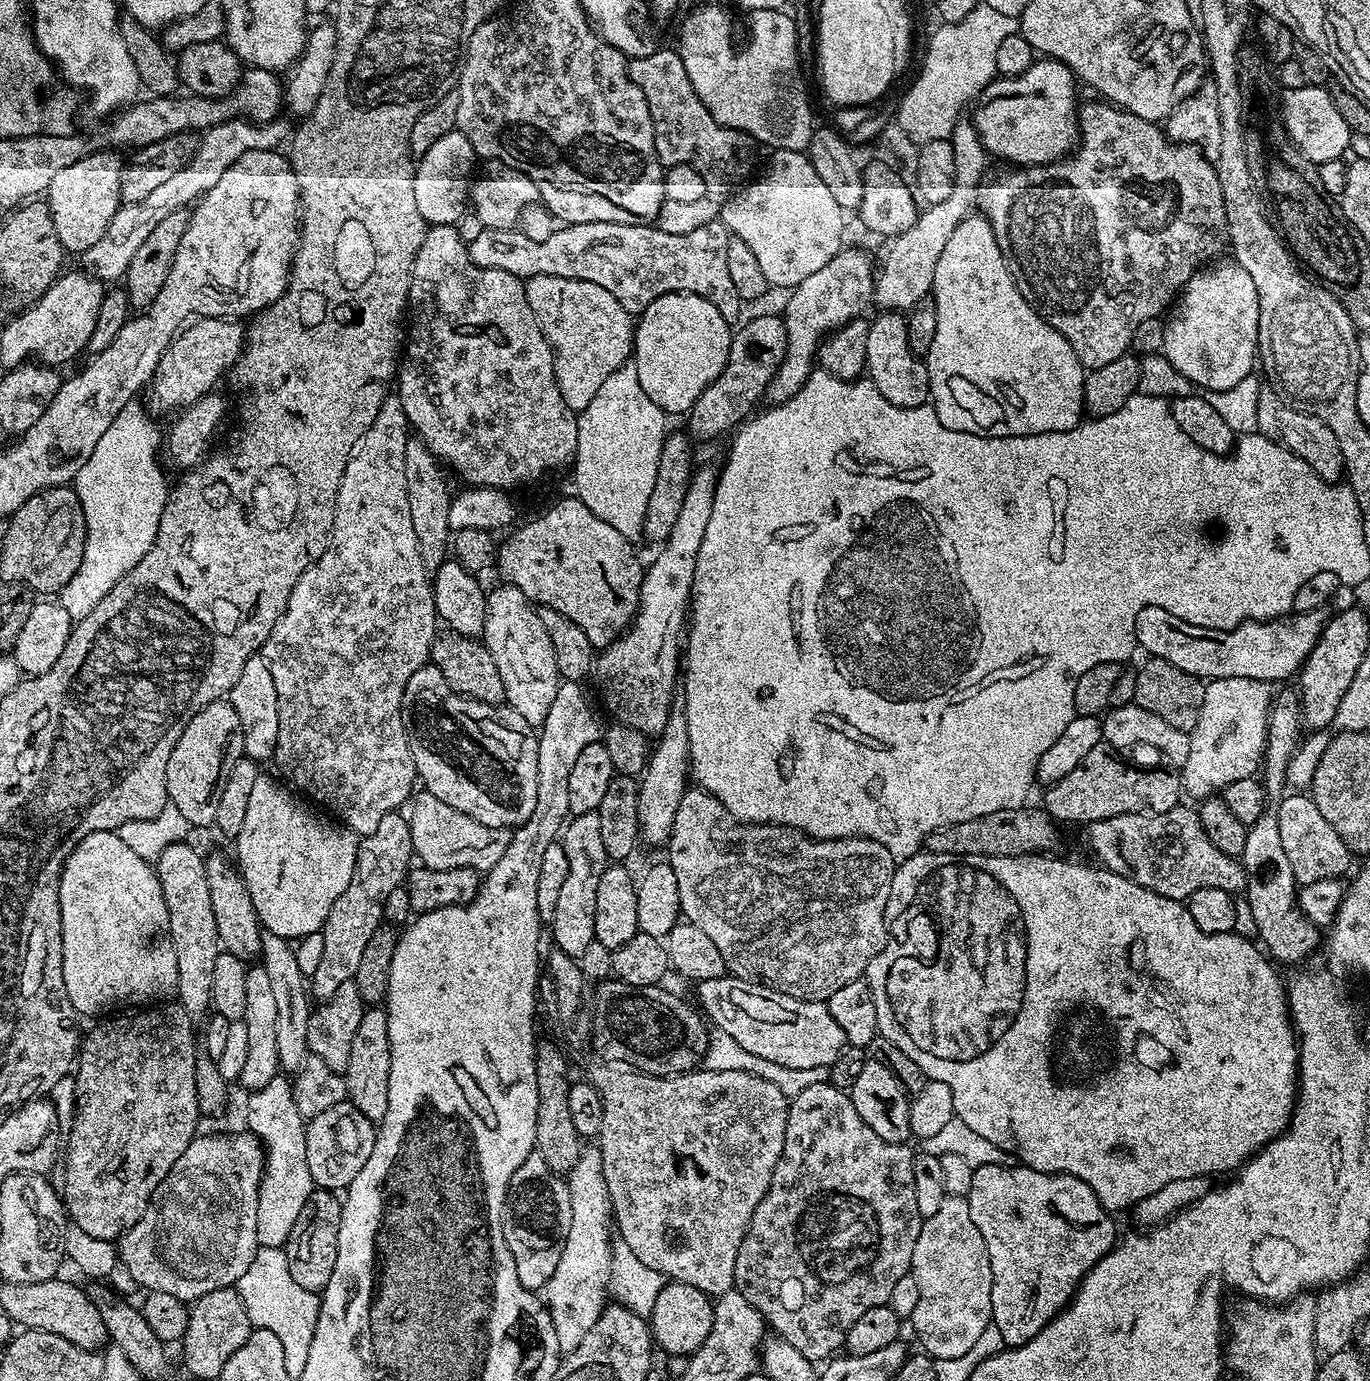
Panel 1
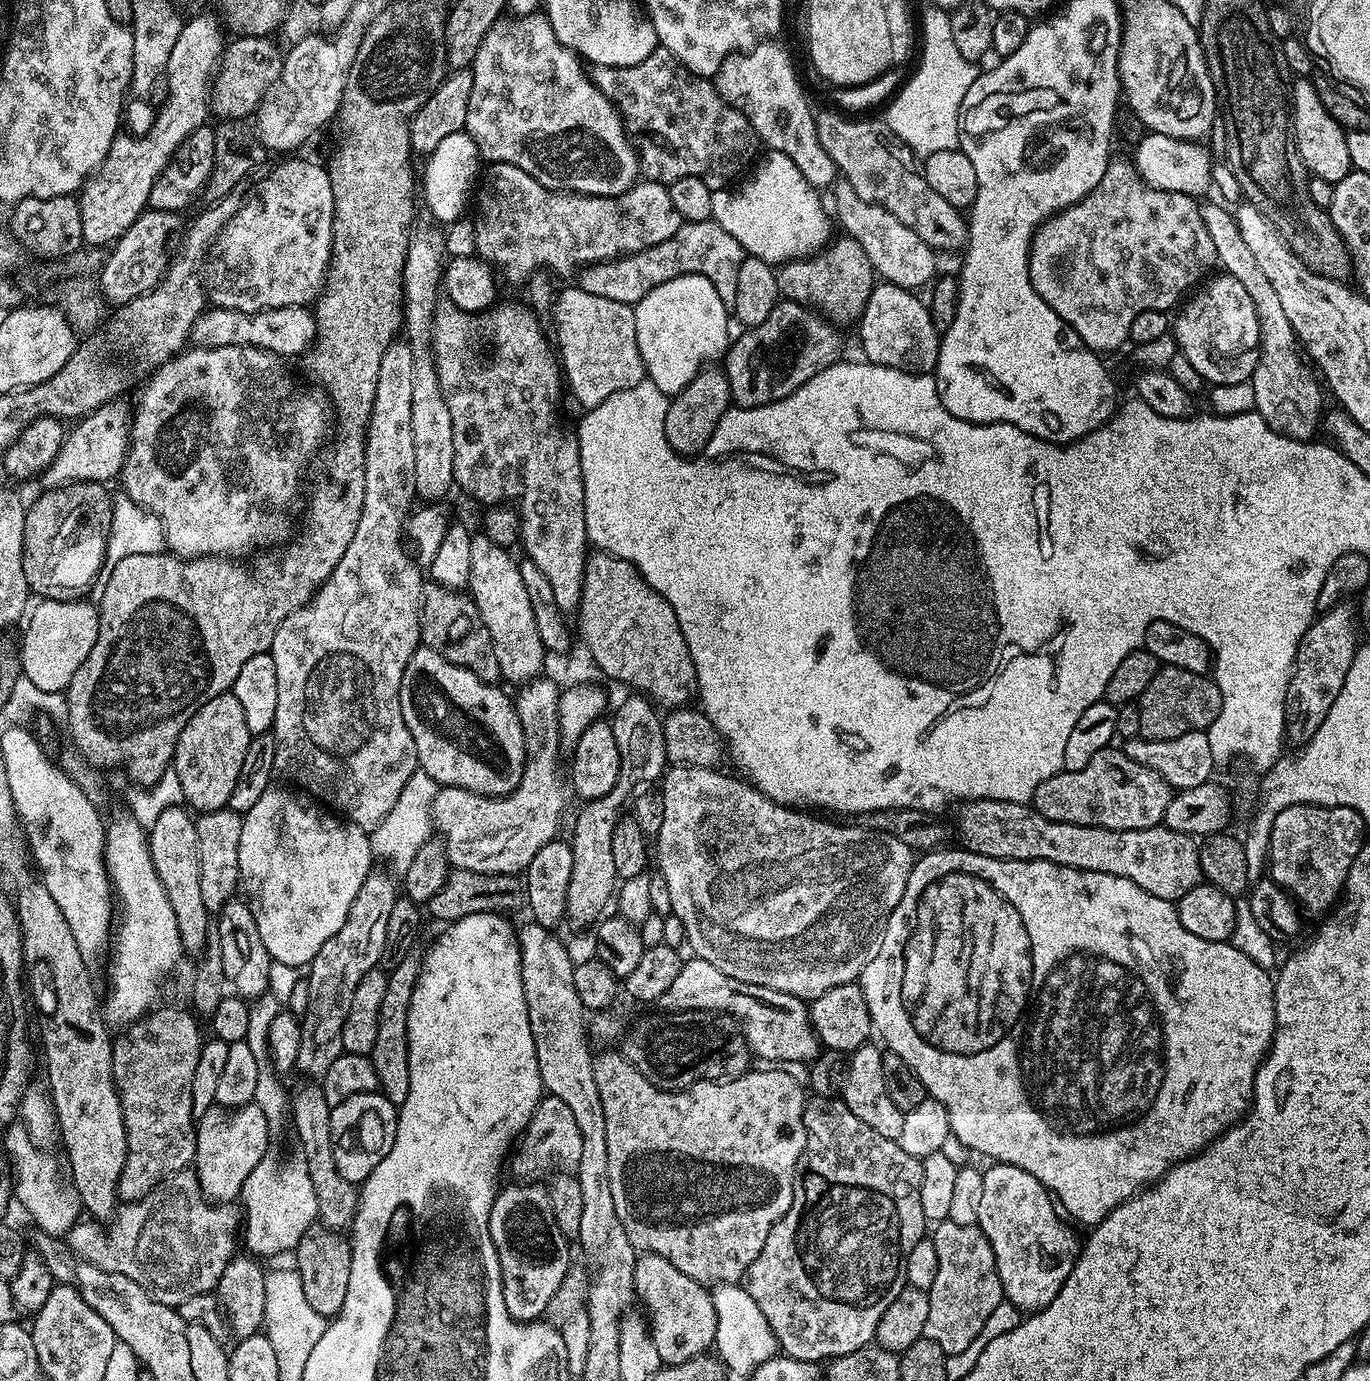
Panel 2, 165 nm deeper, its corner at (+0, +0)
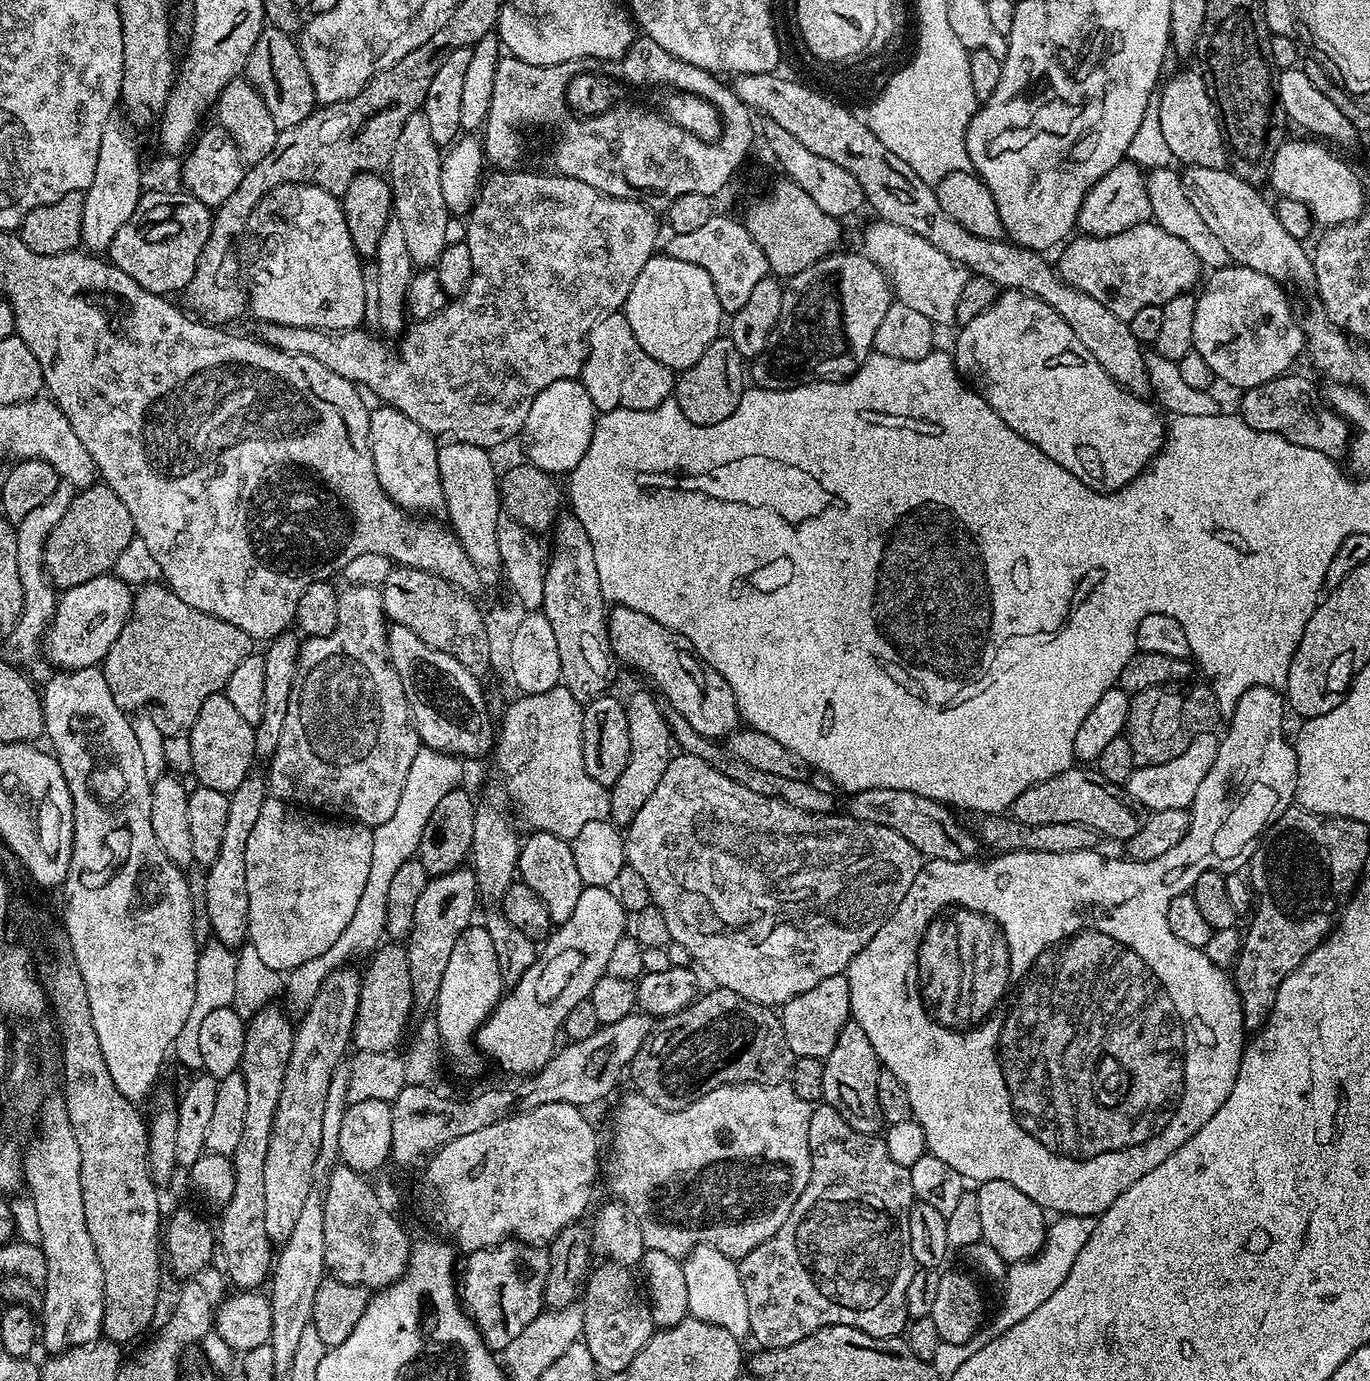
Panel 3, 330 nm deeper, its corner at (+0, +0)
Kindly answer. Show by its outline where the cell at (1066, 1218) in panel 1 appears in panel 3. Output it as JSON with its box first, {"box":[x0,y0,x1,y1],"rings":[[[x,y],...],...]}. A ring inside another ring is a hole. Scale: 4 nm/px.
{"box":[975,1180,1046,1265],"rings":[[[986,1180],[975,1189],[978,1198],[978,1210],[982,1217],[983,1241],[988,1243],[1007,1261],[1009,1265],[1017,1264],[1020,1260],[1029,1260],[1032,1256],[1037,1256],[1044,1245],[1046,1235],[1045,1209],[1036,1205],[1018,1186],[1010,1186],[1010,1182],[1005,1180]]]}

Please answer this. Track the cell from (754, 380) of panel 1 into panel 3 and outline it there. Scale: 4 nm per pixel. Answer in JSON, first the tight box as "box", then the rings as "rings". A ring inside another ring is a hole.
{"box":[750,251,894,390],"rings":[[[844,251],[833,252],[787,281],[782,314],[770,334],[768,349],[750,364],[755,387],[786,390],[800,384],[847,380],[873,355],[874,330],[894,303],[894,293],[868,256]]]}

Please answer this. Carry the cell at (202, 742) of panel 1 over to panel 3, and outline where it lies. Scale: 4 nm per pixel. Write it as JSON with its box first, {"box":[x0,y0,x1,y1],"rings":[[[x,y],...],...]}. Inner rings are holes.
{"box":[187,692,257,794],"rings":[[[223,692],[210,694],[210,698],[202,702],[202,710],[198,710],[198,718],[187,736],[192,772],[197,776],[197,783],[201,787],[231,794],[253,771],[252,760],[257,759],[255,727],[246,722],[246,718],[238,714],[238,710],[234,710],[230,698]]]}

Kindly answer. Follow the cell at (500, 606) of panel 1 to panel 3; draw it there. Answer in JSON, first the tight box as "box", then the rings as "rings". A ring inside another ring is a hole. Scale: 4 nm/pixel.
{"box":[438,442,502,570],"rings":[[[444,442],[438,448],[438,474],[442,478],[444,495],[443,511],[448,512],[447,523],[458,538],[462,550],[470,554],[474,566],[481,570],[499,569],[498,558],[498,518],[502,514],[500,506],[500,486],[498,468],[492,465],[489,449]]]}

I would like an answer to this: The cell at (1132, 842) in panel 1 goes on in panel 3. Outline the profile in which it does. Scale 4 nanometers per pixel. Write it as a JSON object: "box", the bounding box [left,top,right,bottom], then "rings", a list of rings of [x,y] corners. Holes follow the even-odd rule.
{"box":[847,788,978,862],"rings":[[[889,788],[854,792],[847,799],[847,815],[862,822],[886,826],[886,830],[894,830],[894,834],[902,834],[902,838],[906,838],[906,842],[910,842],[910,846],[914,846],[914,850],[918,850],[921,857],[928,860],[962,862],[966,858],[977,855],[978,837],[975,831],[969,825],[967,828],[955,816],[957,813],[939,800],[931,800],[922,794],[914,794],[910,790],[890,790]]]}

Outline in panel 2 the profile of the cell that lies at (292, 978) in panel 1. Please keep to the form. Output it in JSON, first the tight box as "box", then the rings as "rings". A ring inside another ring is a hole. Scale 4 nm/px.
{"box":[290,1082,358,1230],"rings":[[[314,1082],[304,1085],[290,1096],[290,1120],[296,1126],[296,1136],[300,1139],[302,1163],[308,1168],[310,1180],[313,1182],[314,1193],[317,1194],[317,1210],[319,1223],[326,1228],[344,1230],[351,1225],[356,1216],[358,1199],[357,1185],[342,1178],[335,1168],[334,1152],[331,1136],[332,1109],[328,1107],[323,1087]]]}

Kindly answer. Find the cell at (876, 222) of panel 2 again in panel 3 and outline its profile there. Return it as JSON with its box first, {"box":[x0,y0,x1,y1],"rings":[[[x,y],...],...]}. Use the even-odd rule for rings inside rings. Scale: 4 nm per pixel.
{"box":[862,219,970,325],"rings":[[[877,219],[875,223],[864,232],[862,252],[882,270],[895,299],[926,314],[933,325],[951,325],[956,318],[958,298],[962,298],[962,290],[970,275],[968,269],[946,258],[946,254],[930,246],[926,238],[918,238],[918,234],[908,232],[902,226],[894,226],[881,219]]]}

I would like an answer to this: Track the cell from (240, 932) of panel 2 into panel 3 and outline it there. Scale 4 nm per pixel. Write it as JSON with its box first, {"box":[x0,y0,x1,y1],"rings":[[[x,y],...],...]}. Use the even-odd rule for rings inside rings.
{"box":[206,774,266,950],"rings":[[[250,774],[228,798],[226,830],[218,858],[206,868],[206,909],[214,940],[231,950],[239,949],[248,940],[249,899],[246,894],[246,842],[266,799],[266,780],[263,775]]]}

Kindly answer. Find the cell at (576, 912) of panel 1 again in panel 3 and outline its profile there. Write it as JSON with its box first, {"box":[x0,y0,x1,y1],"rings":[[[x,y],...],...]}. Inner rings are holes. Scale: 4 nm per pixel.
{"box":[608,691,674,826],"rings":[[[651,691],[648,692],[636,692],[624,704],[626,726],[630,726],[630,762],[626,762],[622,778],[612,784],[608,793],[608,815],[617,826],[628,825],[634,814],[642,810],[646,798],[654,794],[662,774],[666,774],[666,766],[674,755],[674,741],[664,717],[665,709],[661,701]]]}

